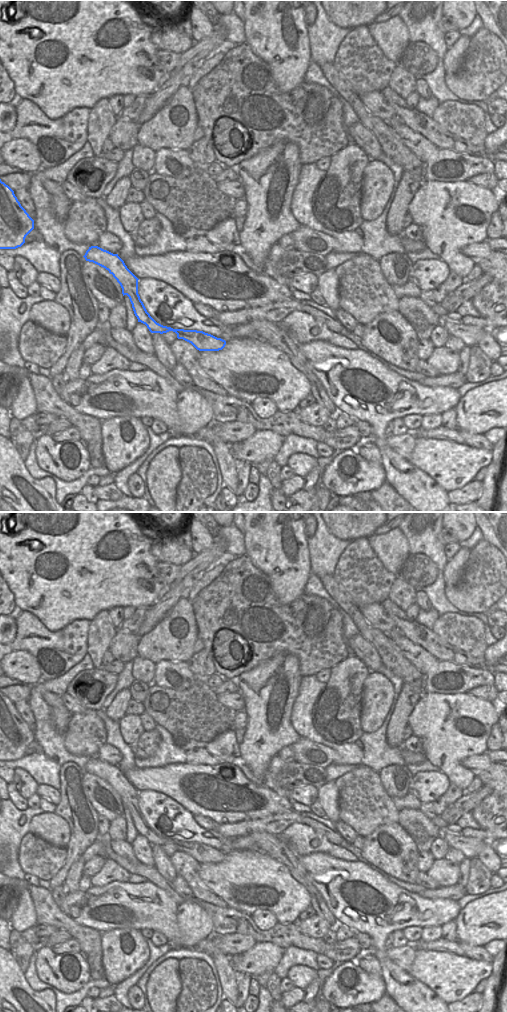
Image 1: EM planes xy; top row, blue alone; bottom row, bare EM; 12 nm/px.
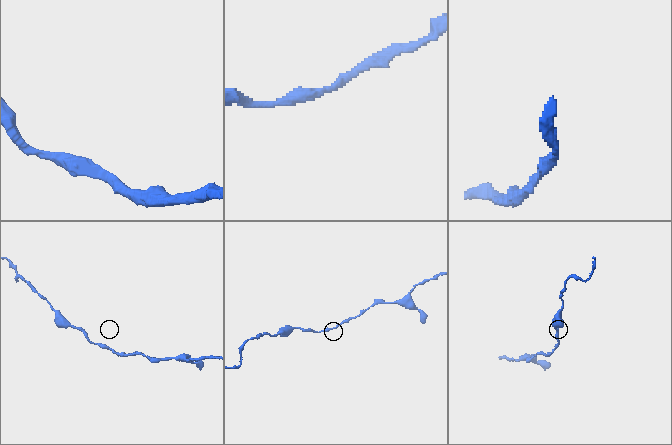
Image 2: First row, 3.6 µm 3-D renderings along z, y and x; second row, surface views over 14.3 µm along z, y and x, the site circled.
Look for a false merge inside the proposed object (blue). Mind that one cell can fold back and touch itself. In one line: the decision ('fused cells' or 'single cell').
single cell

